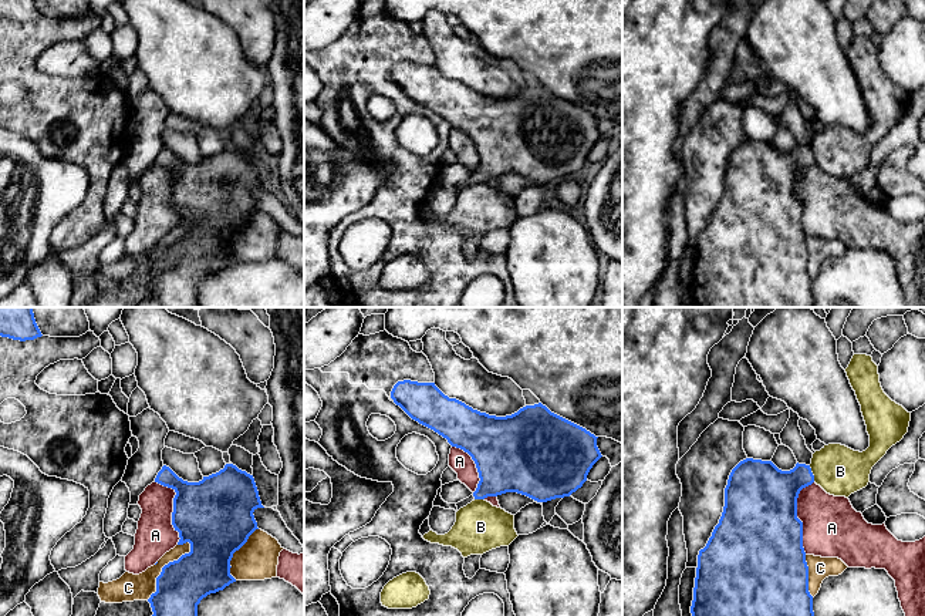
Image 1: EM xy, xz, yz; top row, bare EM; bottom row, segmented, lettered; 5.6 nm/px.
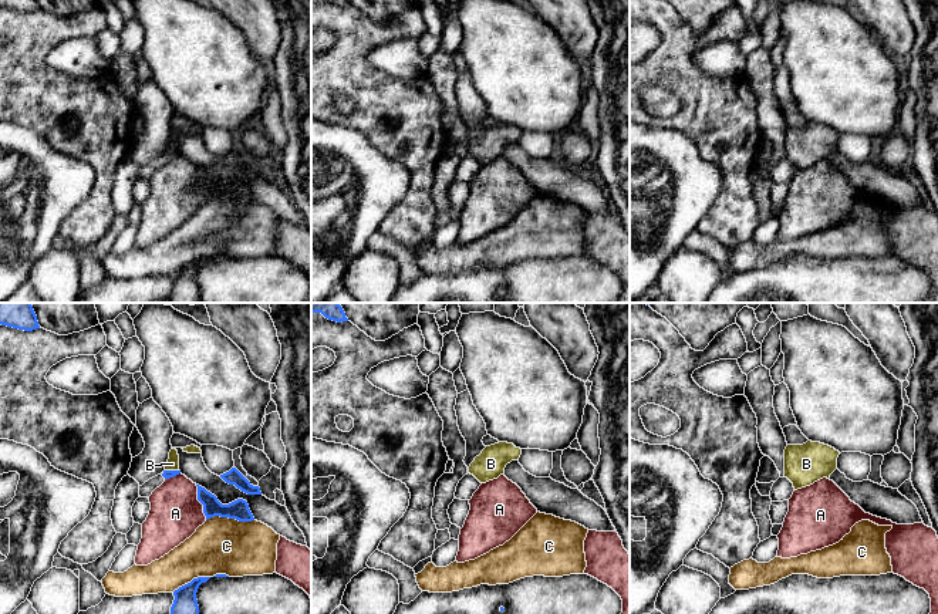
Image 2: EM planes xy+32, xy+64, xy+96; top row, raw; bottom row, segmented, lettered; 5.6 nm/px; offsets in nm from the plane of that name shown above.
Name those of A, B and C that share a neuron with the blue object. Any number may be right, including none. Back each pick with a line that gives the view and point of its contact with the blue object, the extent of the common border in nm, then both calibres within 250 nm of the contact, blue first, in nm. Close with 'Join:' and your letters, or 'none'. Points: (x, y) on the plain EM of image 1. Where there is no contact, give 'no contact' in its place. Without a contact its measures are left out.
Join: none

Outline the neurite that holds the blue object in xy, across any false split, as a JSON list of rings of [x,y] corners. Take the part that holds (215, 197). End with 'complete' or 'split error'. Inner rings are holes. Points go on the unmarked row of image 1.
[[[226,145],[223,151],[203,158],[199,164],[183,162],[169,148],[163,147],[155,164],[172,169],[176,174],[173,179],[172,206],[175,212],[179,213],[180,221],[178,226],[189,223],[190,233],[162,249],[161,256],[156,259],[156,273],[148,280],[153,293],[152,299],[159,302],[163,307],[198,307],[198,286],[200,282],[236,263],[230,256],[230,242],[233,235],[259,211],[253,193],[264,188],[261,186],[253,156],[239,151],[233,145]]] | complete

